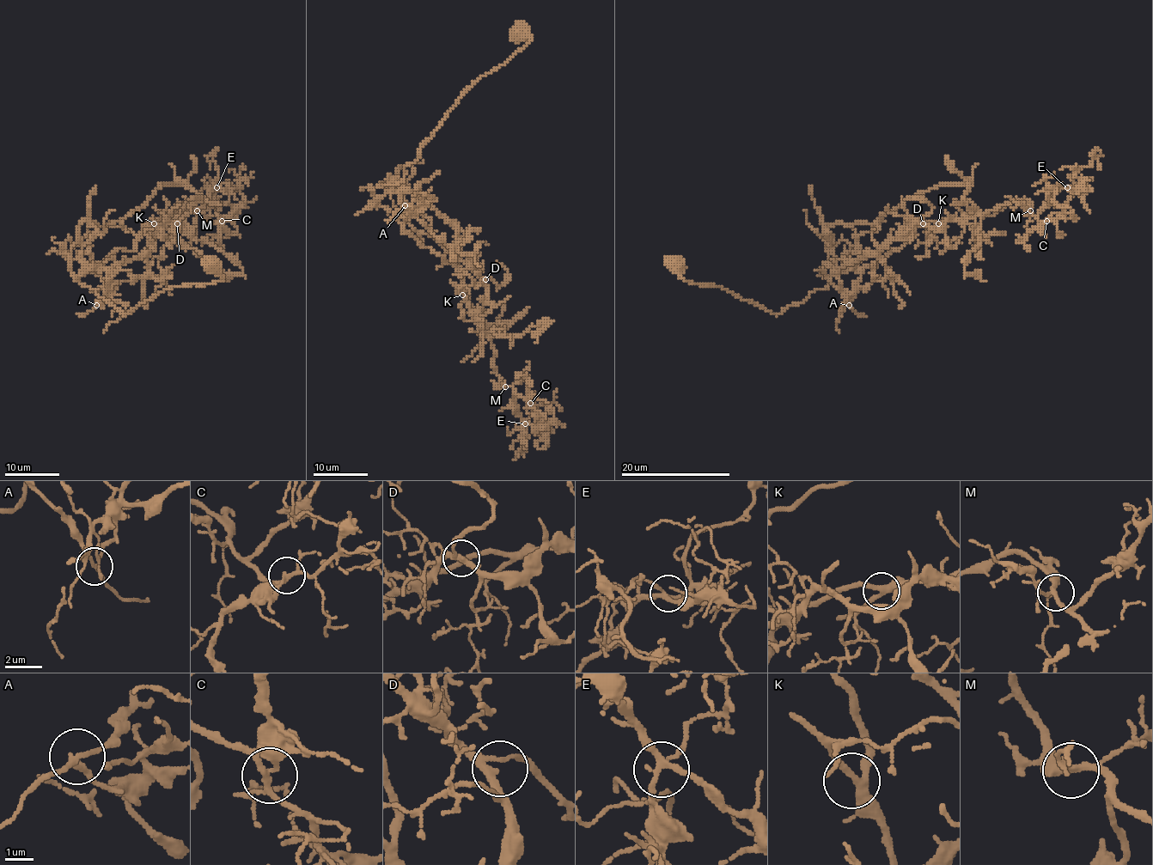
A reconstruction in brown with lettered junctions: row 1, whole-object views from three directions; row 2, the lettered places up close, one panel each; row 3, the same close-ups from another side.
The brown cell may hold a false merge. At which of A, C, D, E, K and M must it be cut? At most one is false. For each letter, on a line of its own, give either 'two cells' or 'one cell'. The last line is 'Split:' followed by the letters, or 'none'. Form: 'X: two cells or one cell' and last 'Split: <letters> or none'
A: two cells
C: one cell
D: one cell
E: one cell
K: one cell
M: one cell
Split: A

